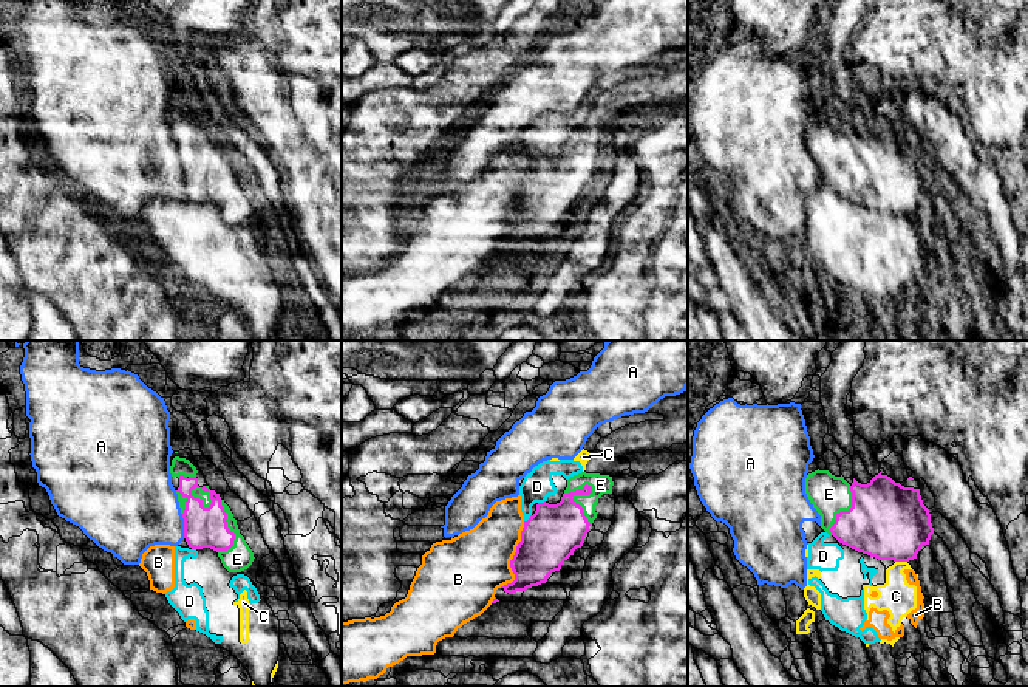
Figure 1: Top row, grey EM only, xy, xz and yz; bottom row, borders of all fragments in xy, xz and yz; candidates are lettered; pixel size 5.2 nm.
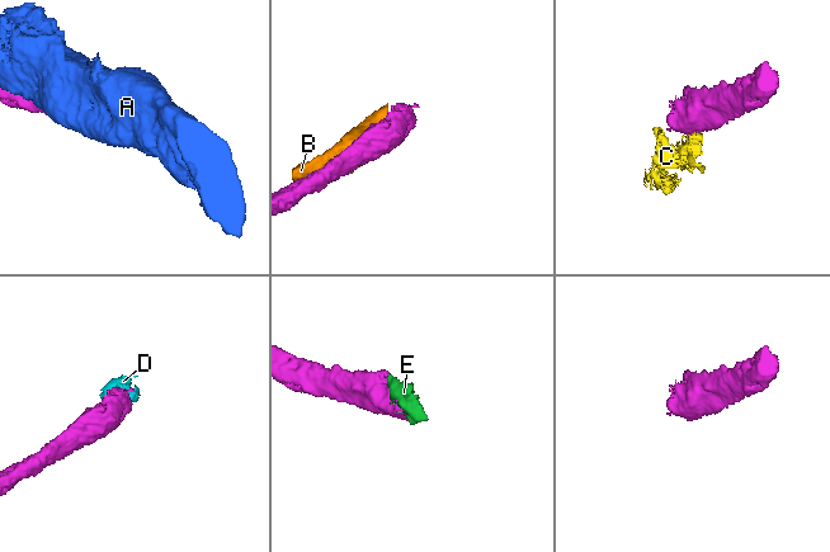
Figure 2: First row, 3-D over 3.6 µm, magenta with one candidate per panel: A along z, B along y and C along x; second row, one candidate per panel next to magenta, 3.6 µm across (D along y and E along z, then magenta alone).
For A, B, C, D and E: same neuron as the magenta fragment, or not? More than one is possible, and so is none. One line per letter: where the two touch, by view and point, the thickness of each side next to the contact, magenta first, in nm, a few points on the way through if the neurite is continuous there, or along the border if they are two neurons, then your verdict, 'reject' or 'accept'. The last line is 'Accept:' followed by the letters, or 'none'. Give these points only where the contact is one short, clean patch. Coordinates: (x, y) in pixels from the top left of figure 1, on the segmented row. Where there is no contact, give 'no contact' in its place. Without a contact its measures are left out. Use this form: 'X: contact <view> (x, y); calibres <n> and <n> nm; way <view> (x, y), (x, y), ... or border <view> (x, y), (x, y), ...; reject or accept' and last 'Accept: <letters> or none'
A: contact xy (184, 526); calibres 200 and 400 nm; reject
B: contact xz (514, 557); calibres 280 and 360 nm; reject
C: contact yz (902, 560); calibres 400 and 180 nm; border yz (895, 560), (906, 562); reject
D: contact xz (529, 519); calibres 280 and 160 nm; border xz (531, 514), (524, 522); reject
E: contact xz (578, 505); calibres 280 and 100 nm; accept
Accept: E

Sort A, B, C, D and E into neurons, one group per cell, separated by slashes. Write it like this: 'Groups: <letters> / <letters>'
Groups: A / B C D / E

